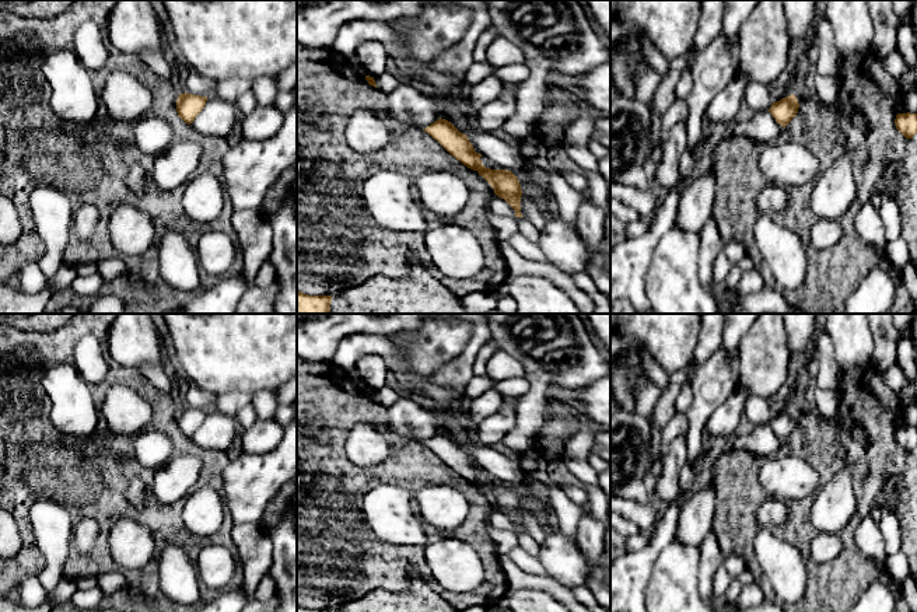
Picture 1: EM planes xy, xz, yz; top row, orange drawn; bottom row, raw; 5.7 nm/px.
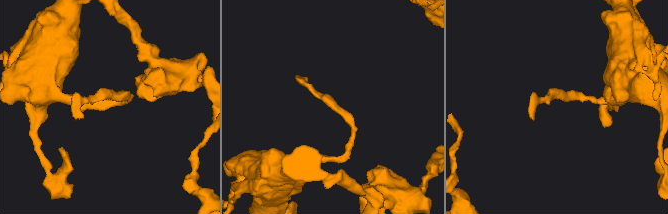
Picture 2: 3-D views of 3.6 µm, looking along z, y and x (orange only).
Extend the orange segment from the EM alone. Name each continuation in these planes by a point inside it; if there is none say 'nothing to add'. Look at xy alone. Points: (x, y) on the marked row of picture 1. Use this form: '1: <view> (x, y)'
nothing to add

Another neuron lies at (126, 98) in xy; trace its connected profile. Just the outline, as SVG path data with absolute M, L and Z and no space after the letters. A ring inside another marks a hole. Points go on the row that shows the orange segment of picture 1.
M115 69L105 77L99 99L116 122L127 123L147 116L153 104L147 85L122 69Z

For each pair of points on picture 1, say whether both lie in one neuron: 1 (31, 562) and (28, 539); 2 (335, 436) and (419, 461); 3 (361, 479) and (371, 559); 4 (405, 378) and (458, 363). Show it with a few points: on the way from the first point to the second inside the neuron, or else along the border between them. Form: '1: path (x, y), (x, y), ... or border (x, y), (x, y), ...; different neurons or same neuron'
1: path (28, 556), (28, 545); same neuron
2: path (340, 461), (353, 474), (394, 471); same neuron
3: path (353, 499), (354, 539); same neuron
4: border (433, 381), (448, 388), (458, 388), (462, 395); different neurons

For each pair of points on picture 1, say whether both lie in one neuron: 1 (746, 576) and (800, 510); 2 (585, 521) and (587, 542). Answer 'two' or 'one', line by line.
1: two
2: one

